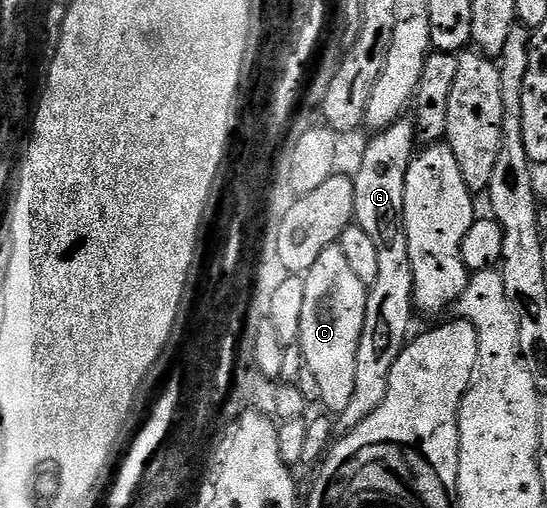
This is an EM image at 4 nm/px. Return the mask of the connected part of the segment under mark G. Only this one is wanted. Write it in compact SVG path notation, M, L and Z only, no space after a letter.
M413 120L393 121L387 129L371 137L374 138L362 153L358 173L353 174L354 221L364 227L364 232L374 241L380 271L376 283L368 286L366 294L364 331L356 351L356 388L348 407L336 417L337 428L339 425L342 431L354 429L384 403L384 395L388 395L388 375L392 375L396 359L400 359L408 344L410 320L416 317L412 263L408 259L408 235L404 227L404 183L416 152Z

